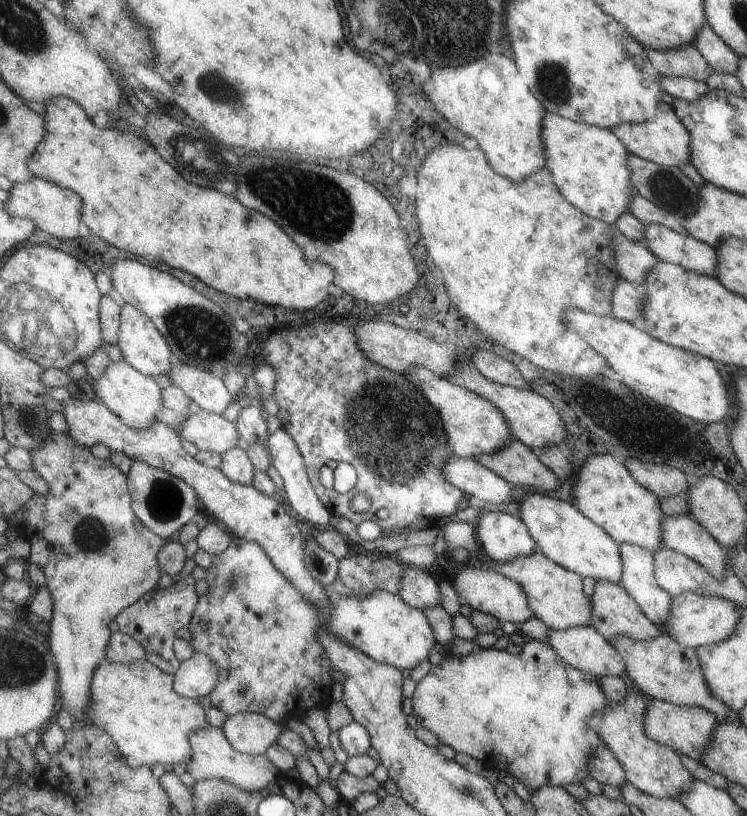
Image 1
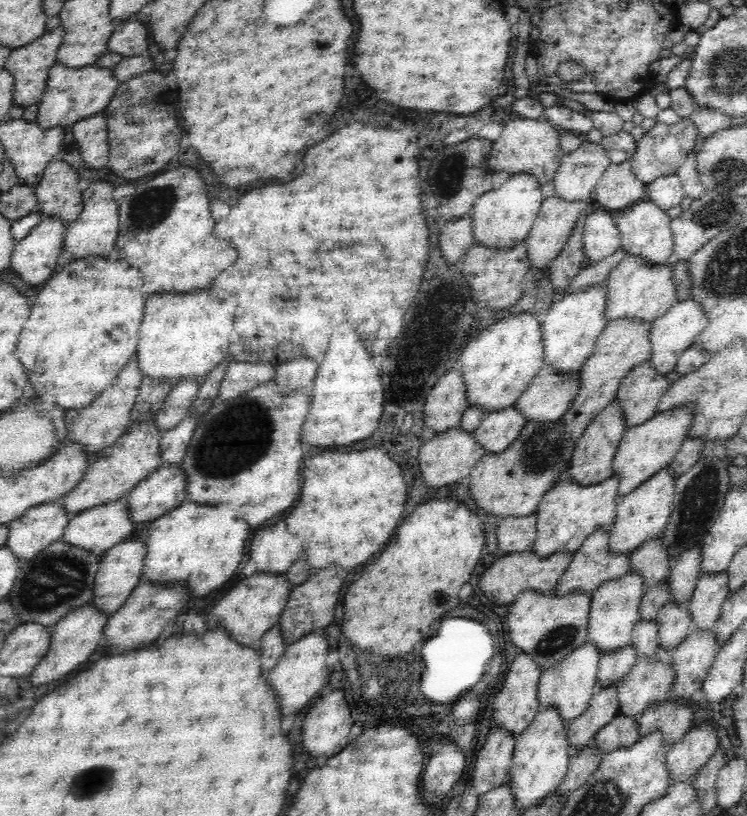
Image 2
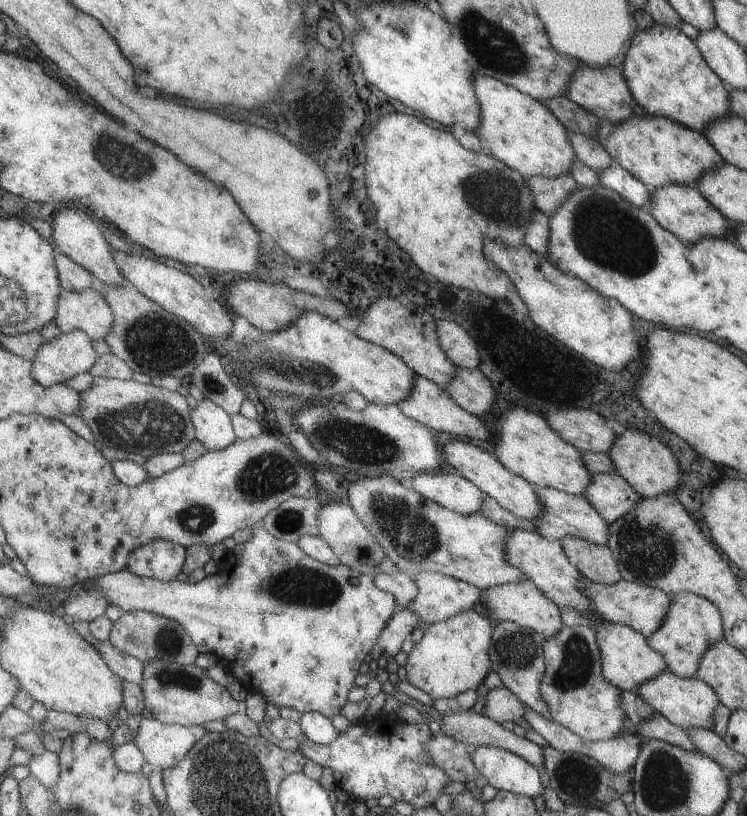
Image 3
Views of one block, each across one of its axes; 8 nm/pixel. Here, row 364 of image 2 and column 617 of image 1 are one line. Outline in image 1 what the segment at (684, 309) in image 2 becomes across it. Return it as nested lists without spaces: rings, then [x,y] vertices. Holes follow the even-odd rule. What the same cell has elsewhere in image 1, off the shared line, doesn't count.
[[[577,626],[567,630],[551,630],[547,634],[546,643],[549,643],[554,651],[561,656],[563,662],[577,670],[586,671],[595,677],[613,676],[621,677],[626,674],[626,662],[618,651],[593,627]]]

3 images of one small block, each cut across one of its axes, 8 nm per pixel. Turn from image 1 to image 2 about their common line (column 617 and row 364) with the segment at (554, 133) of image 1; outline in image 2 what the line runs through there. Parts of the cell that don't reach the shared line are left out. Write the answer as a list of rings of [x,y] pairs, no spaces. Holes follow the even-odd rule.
[[[206,288],[198,289],[198,292],[148,298],[135,350],[141,376],[168,379],[172,384],[182,380],[204,382],[206,374],[228,355],[238,302],[236,298],[220,300],[210,296],[210,288]]]

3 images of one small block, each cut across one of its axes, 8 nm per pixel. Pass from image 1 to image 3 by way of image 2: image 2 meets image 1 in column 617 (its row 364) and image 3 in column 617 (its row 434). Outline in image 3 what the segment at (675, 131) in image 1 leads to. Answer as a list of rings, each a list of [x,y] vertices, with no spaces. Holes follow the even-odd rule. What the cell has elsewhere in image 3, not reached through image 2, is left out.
[[[577,64],[570,76],[570,81],[564,88],[564,96],[594,114],[598,119],[605,119],[612,123],[633,115],[631,110],[635,102],[627,88],[626,79],[623,78],[622,70],[612,65],[590,67],[589,65]]]

